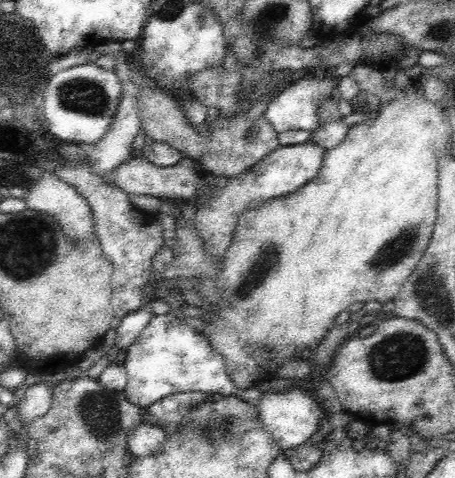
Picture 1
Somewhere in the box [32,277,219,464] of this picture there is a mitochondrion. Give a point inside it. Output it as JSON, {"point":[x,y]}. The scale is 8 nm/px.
{"point":[99,411]}

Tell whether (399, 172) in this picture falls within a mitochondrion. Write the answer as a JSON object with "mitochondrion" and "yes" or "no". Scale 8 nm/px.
{"mitochondrion":"no"}

